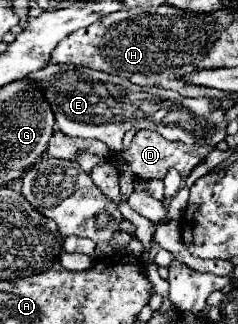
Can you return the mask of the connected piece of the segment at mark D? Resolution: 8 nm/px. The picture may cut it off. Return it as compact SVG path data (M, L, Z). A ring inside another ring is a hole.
M141 130L141 132L137 132L137 136L129 144L129 148L123 152L121 160L131 166L131 172L139 180L153 180L153 178L163 180L171 168L175 168L181 174L181 178L187 178L191 174L191 170L207 158L207 154L211 150L213 148L209 148L209 146L189 146L183 142L169 142L161 134Z

